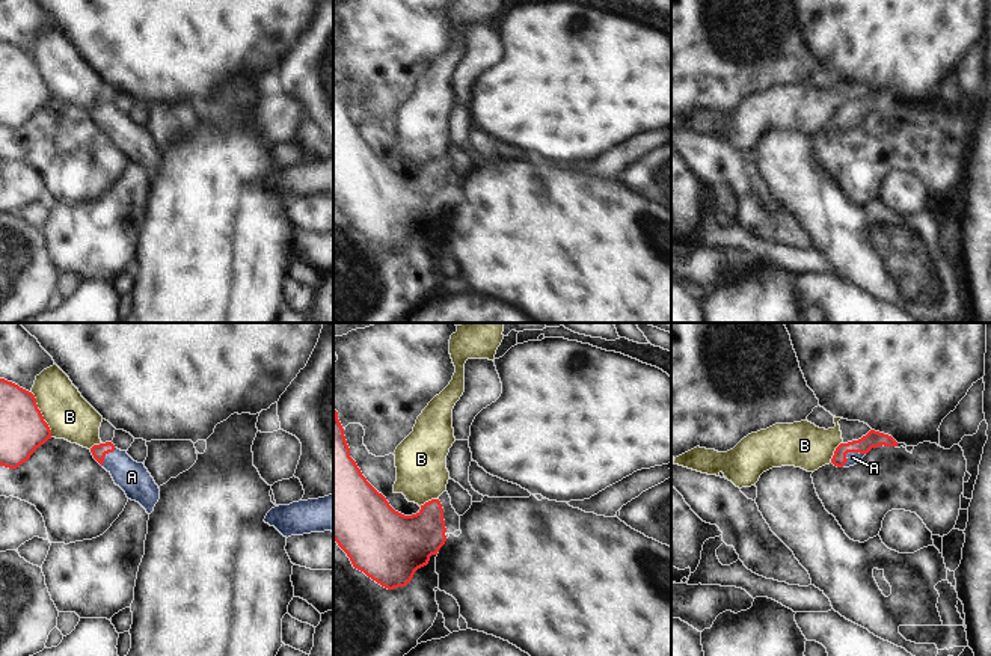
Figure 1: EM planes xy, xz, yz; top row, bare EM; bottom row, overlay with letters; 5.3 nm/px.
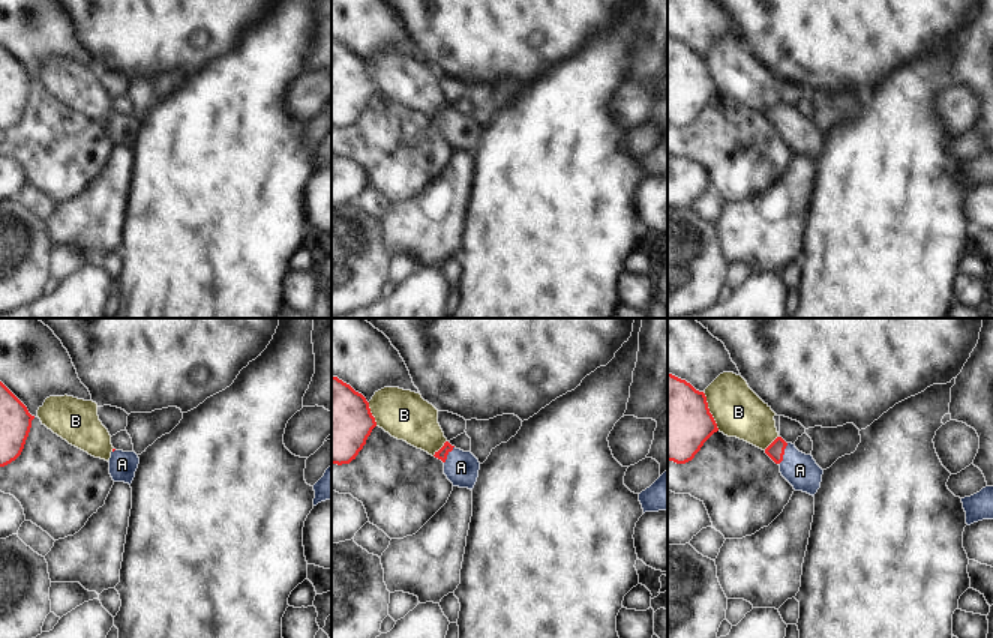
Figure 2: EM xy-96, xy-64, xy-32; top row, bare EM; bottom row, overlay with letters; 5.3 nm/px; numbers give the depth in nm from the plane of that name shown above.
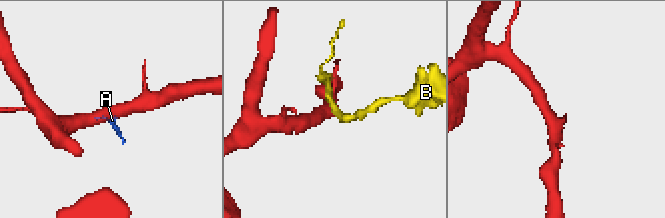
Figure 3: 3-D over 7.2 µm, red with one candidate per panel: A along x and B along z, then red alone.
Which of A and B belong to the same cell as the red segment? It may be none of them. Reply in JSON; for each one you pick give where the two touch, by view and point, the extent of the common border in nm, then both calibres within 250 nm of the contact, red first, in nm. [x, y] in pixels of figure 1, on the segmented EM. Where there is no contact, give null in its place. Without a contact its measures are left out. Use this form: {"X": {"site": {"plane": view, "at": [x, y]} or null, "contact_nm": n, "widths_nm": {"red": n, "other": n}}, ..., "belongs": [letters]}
{"A": {"site": {"plane": "yz", "at": [849, 451]}, "contact_nm": 150, "widths_nm": {"red": 90, "other": 60}}, "belongs": ["A"]}

